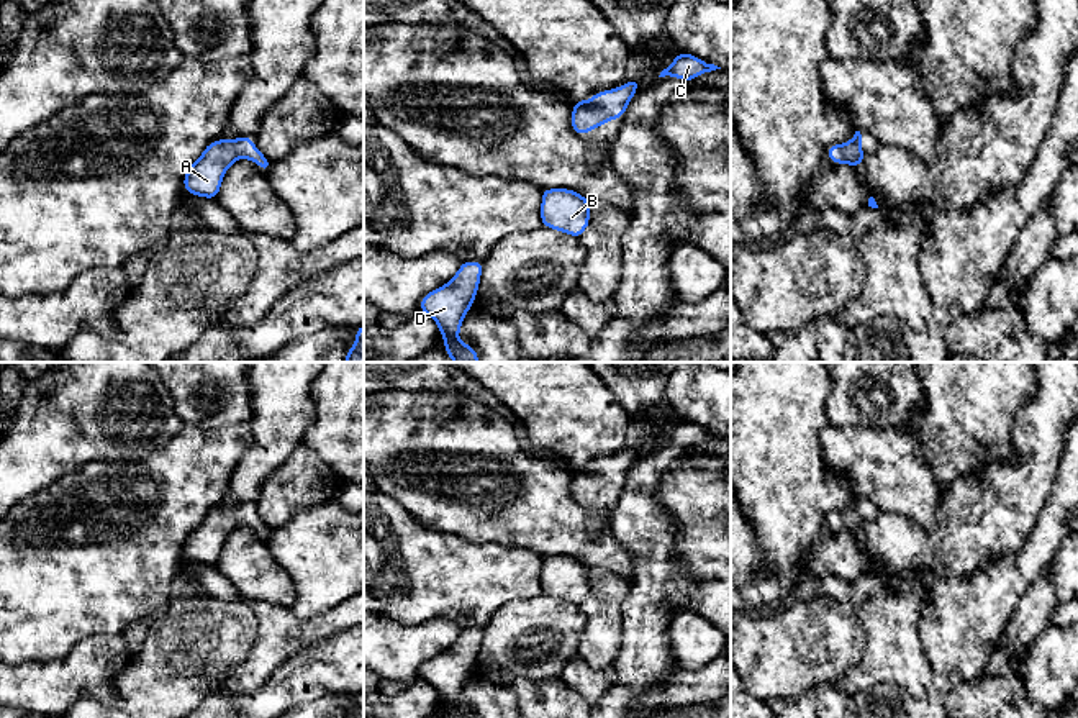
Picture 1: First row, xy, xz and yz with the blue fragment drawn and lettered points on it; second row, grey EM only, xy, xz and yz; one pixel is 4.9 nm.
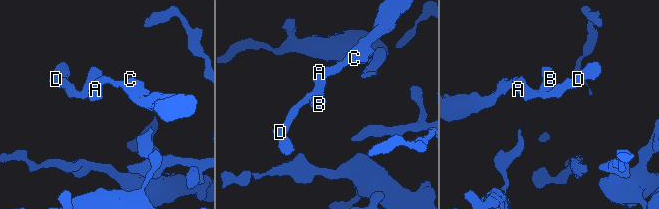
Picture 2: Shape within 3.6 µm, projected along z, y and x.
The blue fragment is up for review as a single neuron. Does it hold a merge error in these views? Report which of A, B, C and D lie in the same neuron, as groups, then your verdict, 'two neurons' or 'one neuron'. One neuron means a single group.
groups A B C D; one neuron

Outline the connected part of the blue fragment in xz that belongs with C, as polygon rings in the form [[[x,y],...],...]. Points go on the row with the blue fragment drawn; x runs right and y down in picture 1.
[[[680,51],[673,62],[660,72],[659,77],[677,77],[685,82],[691,82],[695,77],[721,69],[714,64],[708,64],[688,52]]]

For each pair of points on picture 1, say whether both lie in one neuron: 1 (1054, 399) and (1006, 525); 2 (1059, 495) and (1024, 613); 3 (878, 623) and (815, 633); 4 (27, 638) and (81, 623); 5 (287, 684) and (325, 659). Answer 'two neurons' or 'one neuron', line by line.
1: one neuron
2: two neurons
3: two neurons
4: one neuron
5: one neuron

